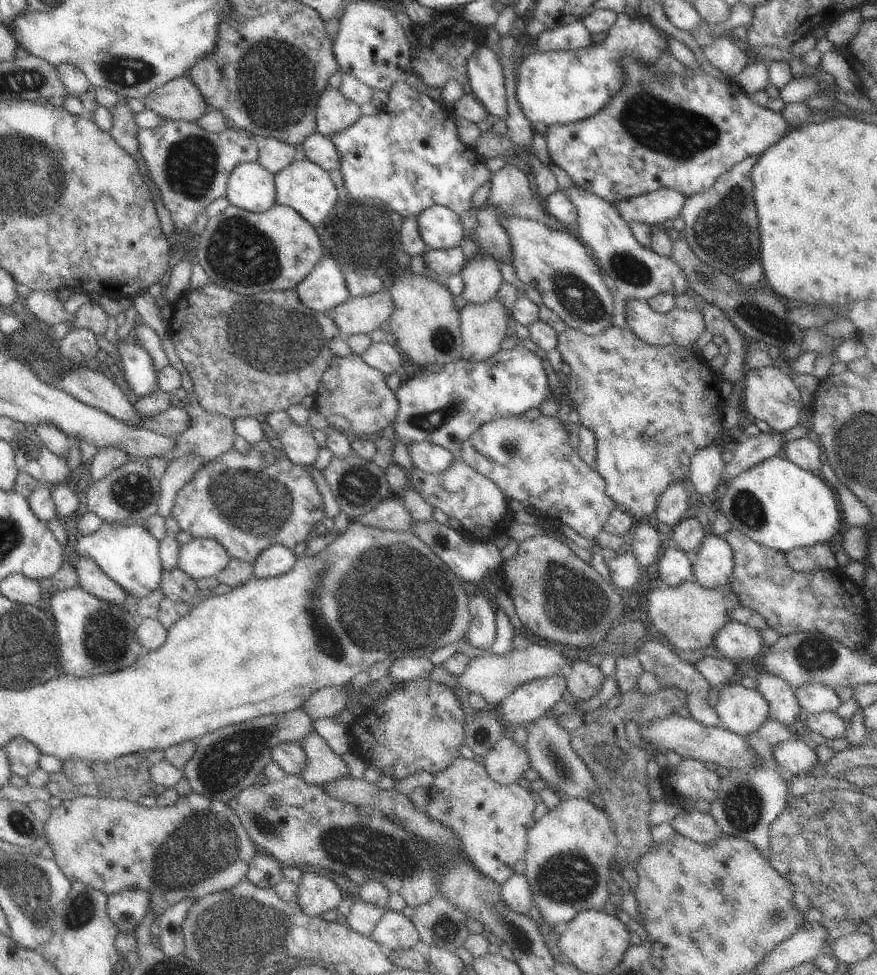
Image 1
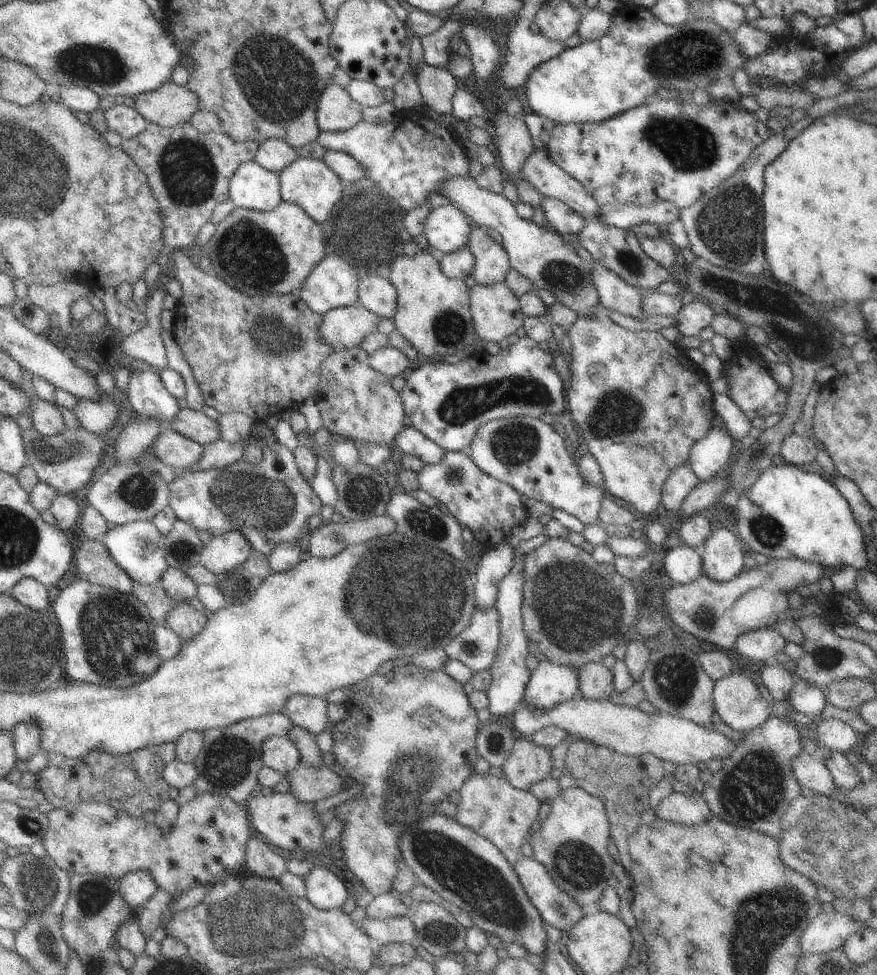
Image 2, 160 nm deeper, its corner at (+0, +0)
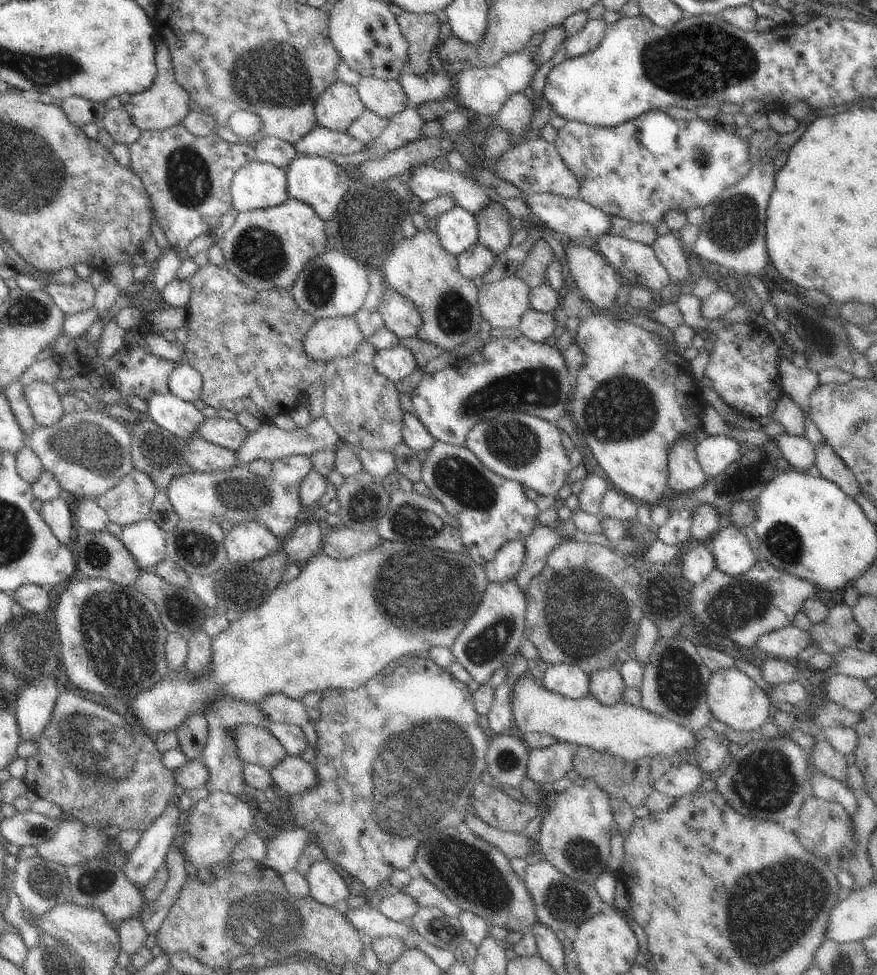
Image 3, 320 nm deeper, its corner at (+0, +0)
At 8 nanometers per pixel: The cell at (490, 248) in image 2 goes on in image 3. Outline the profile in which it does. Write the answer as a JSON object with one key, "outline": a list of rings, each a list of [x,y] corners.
{"outline":[[[488,202],[475,218],[478,222],[476,244],[490,248],[494,256],[509,248],[513,232],[510,230],[510,214],[502,204]]]}

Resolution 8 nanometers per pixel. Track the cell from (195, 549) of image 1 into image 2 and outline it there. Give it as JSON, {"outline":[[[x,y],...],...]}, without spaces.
{"outline":[[[230,530],[228,534],[206,539],[198,565],[218,576],[240,566],[252,554],[254,552],[248,538],[244,538],[240,530]]]}

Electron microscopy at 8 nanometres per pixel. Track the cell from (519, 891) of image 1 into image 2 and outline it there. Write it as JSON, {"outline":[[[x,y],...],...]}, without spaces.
{"outline":[[[524,856],[514,868],[522,890],[538,910],[544,924],[568,932],[589,913],[578,906],[570,894],[560,890],[560,886],[552,880],[548,870],[540,862]]]}

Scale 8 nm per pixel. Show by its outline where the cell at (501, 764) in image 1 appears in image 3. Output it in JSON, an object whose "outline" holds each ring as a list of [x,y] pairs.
{"outline":[[[557,741],[547,748],[532,748],[528,752],[526,777],[538,784],[552,786],[573,770],[574,750]]]}

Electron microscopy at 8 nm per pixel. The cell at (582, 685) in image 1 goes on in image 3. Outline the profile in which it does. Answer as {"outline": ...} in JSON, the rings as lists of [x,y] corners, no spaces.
{"outline":[[[613,667],[599,669],[589,675],[589,696],[605,706],[612,706],[622,700],[625,690],[624,682]]]}

